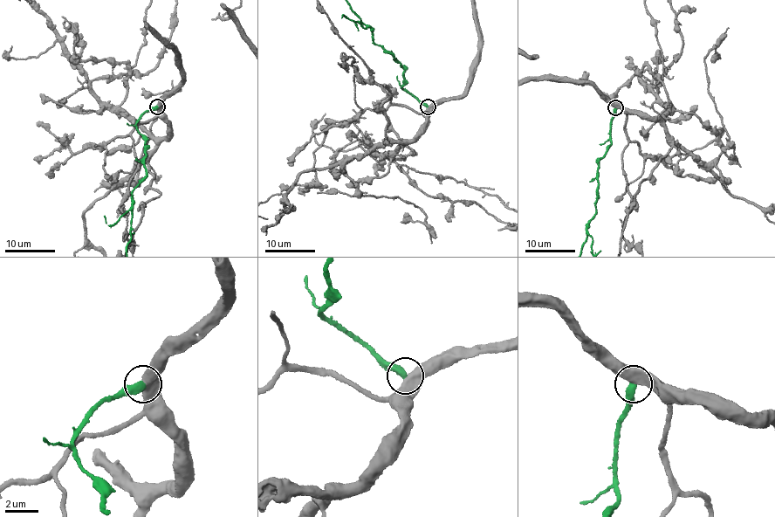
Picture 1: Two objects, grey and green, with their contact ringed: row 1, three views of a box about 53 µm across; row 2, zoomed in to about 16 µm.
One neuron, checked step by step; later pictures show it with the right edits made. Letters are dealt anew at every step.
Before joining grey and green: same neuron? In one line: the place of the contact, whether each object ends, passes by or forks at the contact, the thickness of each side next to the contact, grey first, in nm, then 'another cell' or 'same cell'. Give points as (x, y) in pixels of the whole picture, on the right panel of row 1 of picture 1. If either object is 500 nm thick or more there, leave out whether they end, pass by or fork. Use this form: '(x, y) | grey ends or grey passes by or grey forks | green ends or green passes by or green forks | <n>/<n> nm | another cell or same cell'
(615, 107) | 500/440 nm | another cell

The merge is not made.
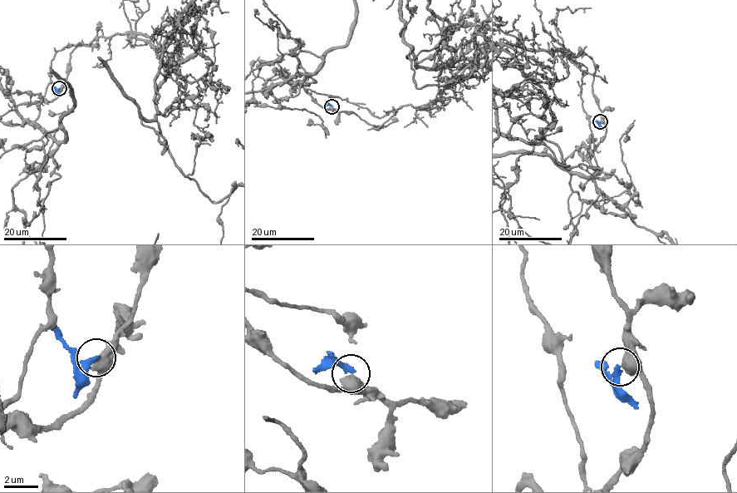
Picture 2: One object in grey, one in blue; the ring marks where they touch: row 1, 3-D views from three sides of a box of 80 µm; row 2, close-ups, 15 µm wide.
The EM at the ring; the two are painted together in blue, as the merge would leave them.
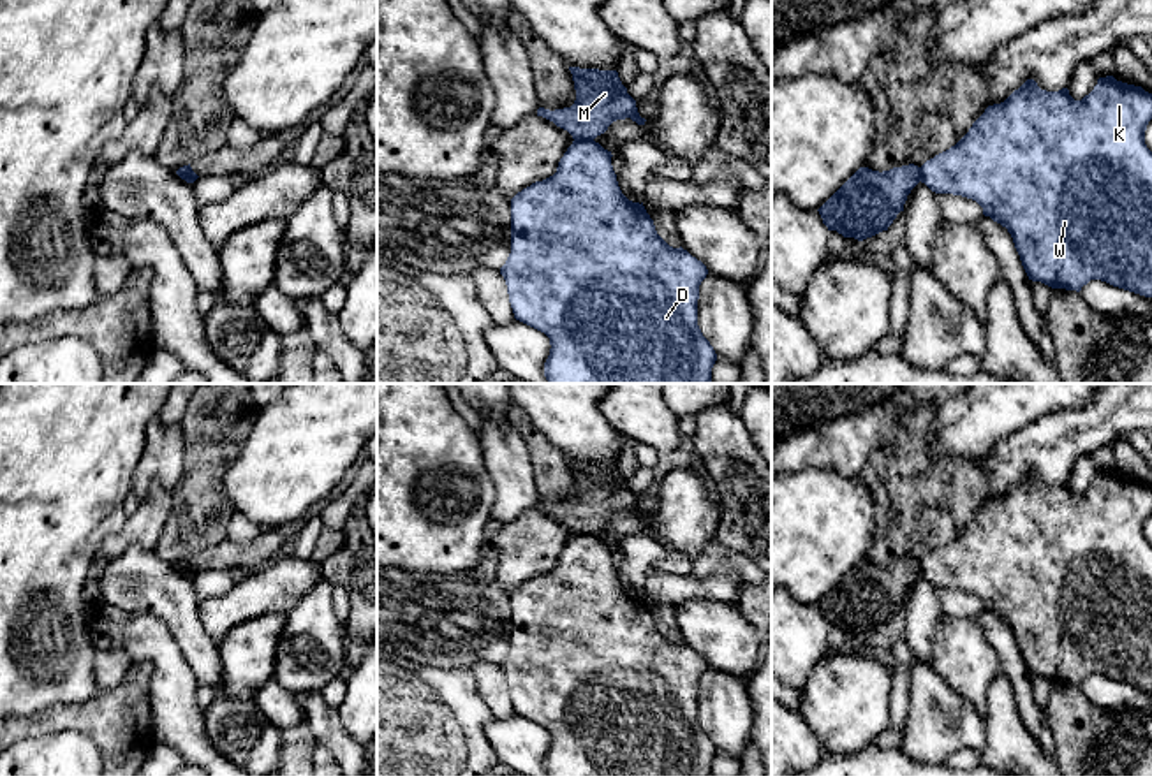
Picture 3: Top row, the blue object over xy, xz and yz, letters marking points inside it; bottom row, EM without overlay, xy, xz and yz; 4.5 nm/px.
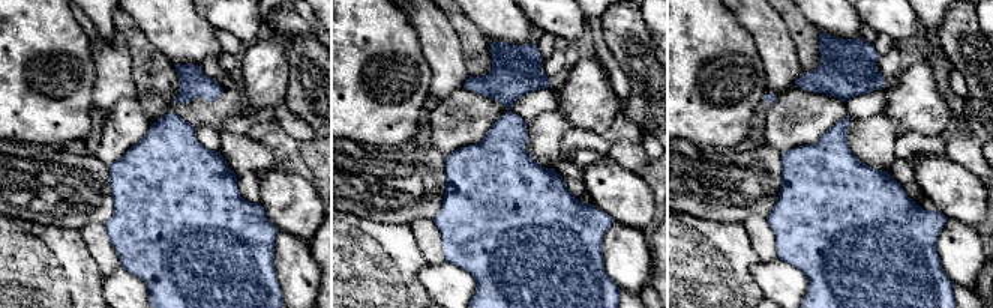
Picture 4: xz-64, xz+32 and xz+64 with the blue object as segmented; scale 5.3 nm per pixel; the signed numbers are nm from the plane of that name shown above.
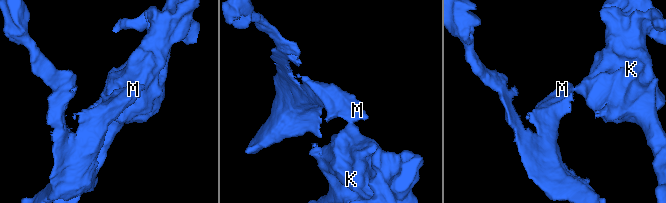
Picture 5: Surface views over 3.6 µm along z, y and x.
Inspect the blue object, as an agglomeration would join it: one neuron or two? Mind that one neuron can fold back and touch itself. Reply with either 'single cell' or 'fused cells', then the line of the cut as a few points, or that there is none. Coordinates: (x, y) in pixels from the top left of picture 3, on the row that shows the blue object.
fused cells; cut in xz along (575, 138), (589, 138), (592, 141)

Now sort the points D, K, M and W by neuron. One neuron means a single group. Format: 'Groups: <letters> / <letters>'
Groups: D K W / M

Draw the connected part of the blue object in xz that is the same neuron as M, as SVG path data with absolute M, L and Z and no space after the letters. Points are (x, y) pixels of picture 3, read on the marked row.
M569 67L574 81L576 100L564 109L537 109L537 116L567 130L572 139L595 139L617 120L631 118L645 125L636 100L627 93L617 70Z

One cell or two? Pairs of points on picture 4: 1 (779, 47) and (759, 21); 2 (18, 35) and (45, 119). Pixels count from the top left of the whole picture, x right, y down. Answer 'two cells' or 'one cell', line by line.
1: one cell
2: one cell

